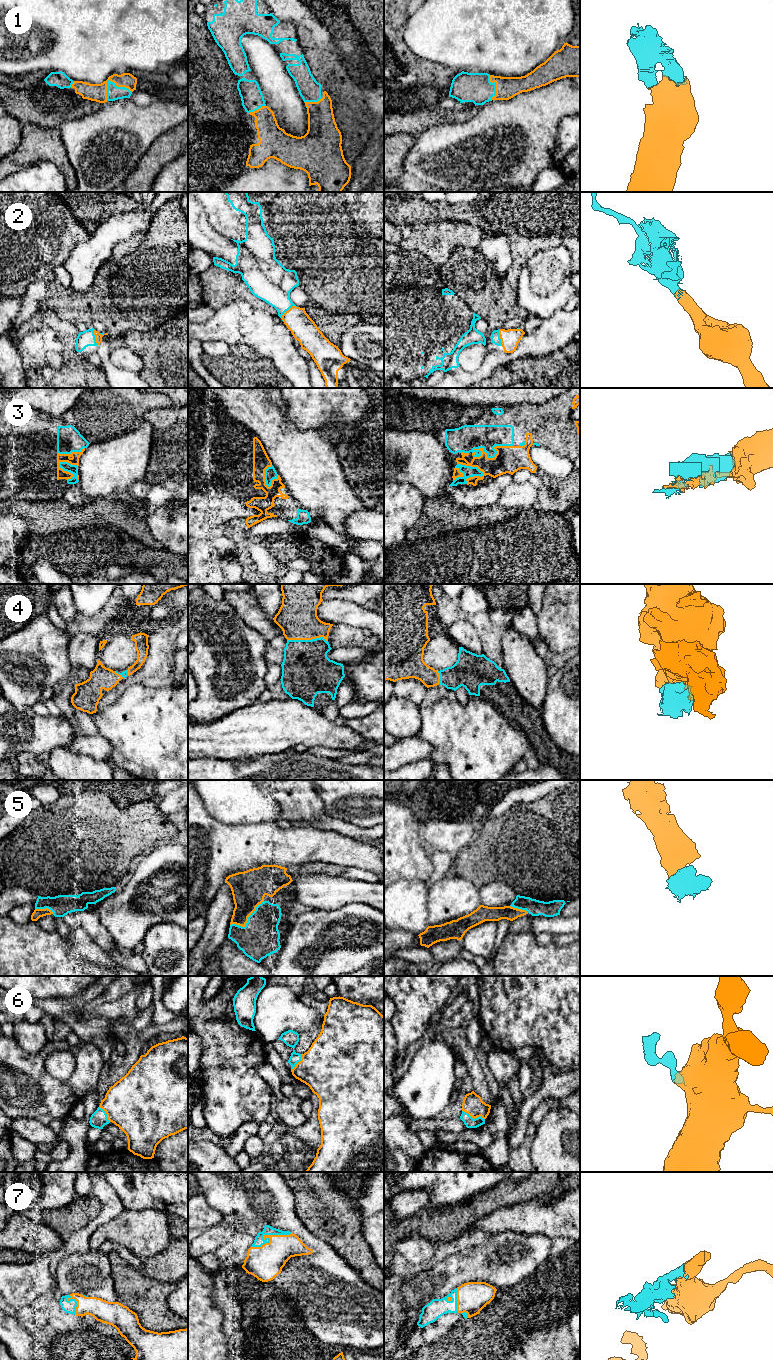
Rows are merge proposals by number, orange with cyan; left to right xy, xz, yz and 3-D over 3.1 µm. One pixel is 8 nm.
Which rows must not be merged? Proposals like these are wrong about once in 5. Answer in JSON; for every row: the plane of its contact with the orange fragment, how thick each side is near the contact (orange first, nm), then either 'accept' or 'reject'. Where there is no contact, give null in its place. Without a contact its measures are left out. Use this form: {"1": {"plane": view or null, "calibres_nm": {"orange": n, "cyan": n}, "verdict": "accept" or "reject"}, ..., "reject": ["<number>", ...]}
{"1": {"plane": "xy", "calibres_nm": {"orange": 140, "cyan": 110}, "verdict": "accept"}, "2": {"plane": "xz", "calibres_nm": {"orange": 200, "cyan": 300}, "verdict": "accept"}, "3": {"plane": "yz", "calibres_nm": {"orange": 220, "cyan": 200}, "verdict": "accept"}, "4": {"plane": "xz", "calibres_nm": {"orange": 320, "cyan": 400}, "verdict": "accept"}, "5": {"plane": "xz", "calibres_nm": {"orange": 280, "cyan": 300}, "verdict": "accept"}, "6": {"plane": "yz", "calibres_nm": {"orange": 160, "cyan": 80}, "verdict": "accept"}, "7": {"plane": "xz", "calibres_nm": {"orange": 280, "cyan": 80}, "verdict": "accept"}, "reject": []}

